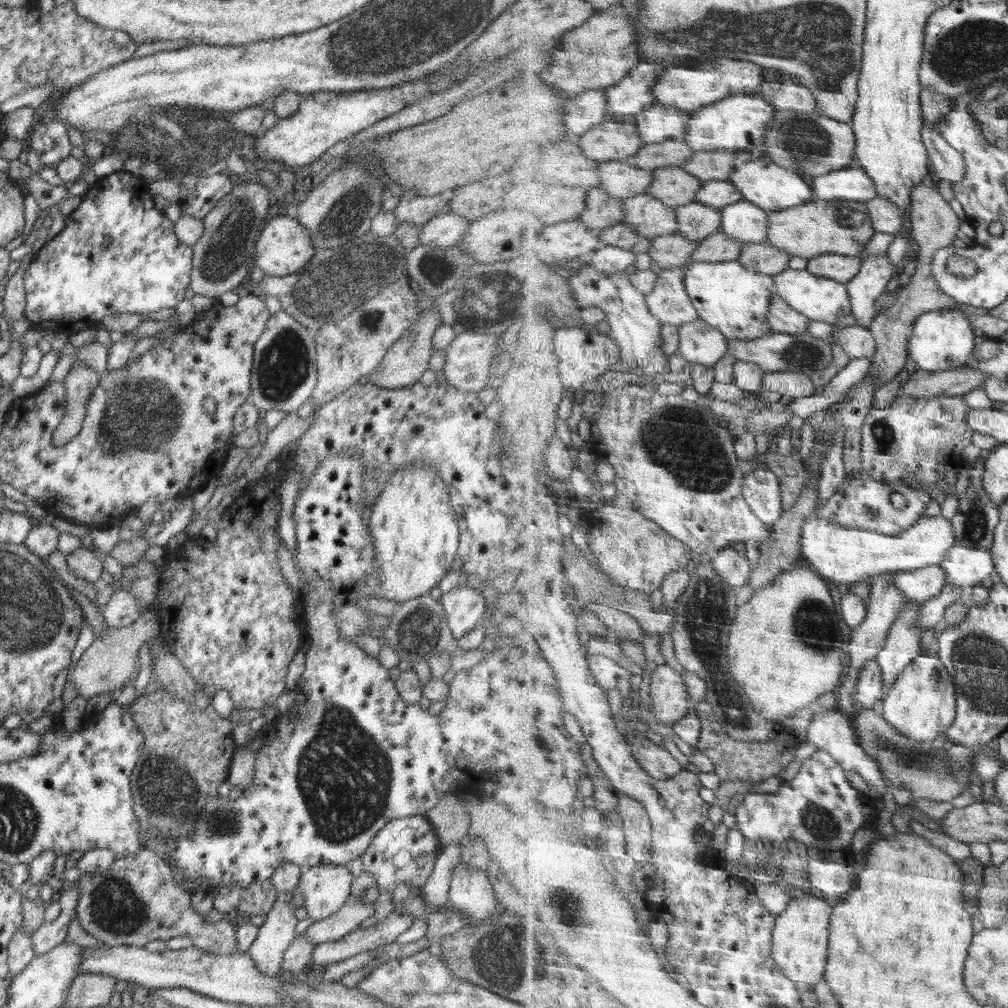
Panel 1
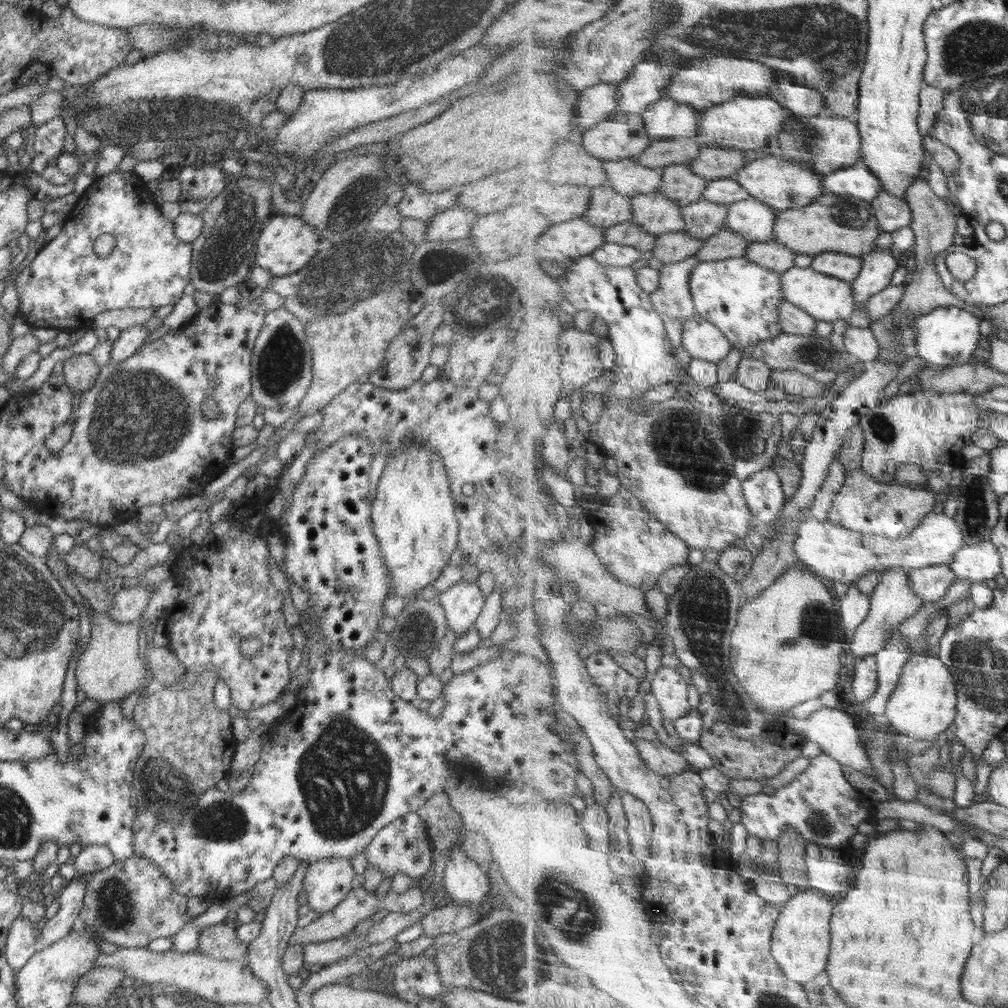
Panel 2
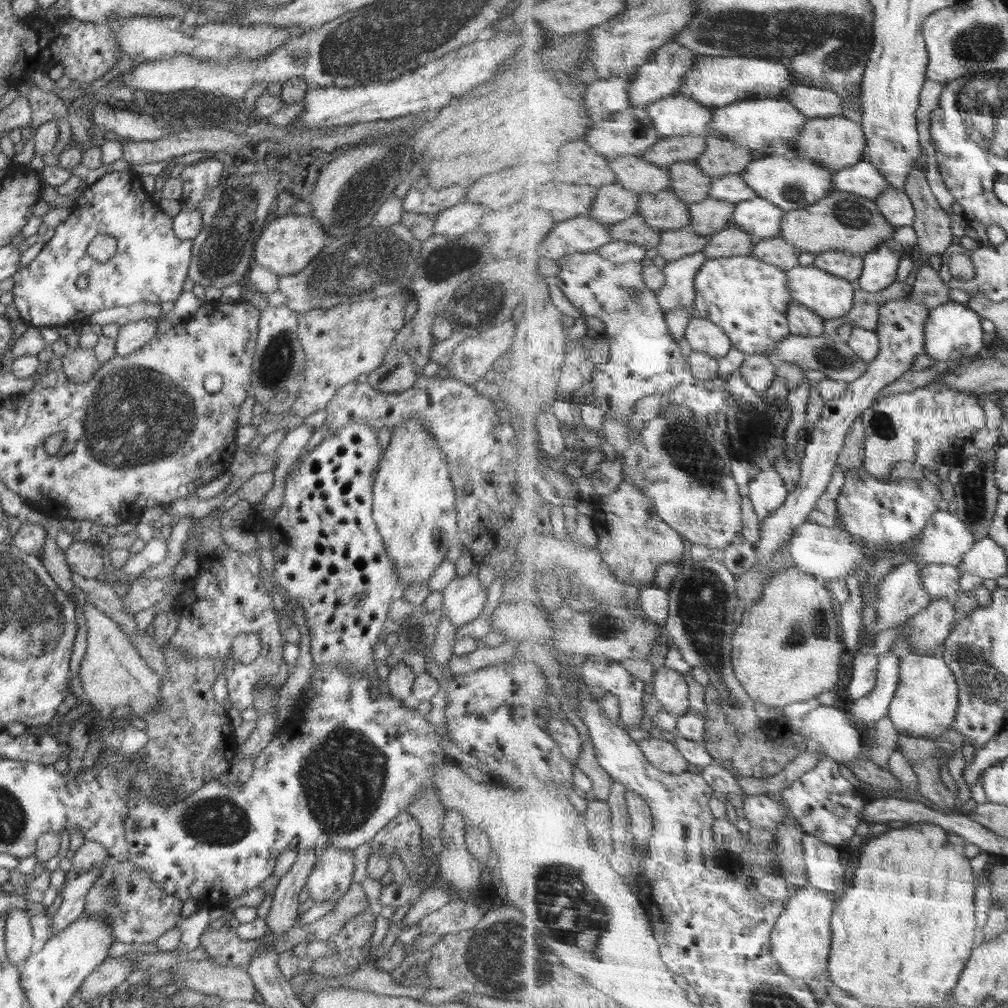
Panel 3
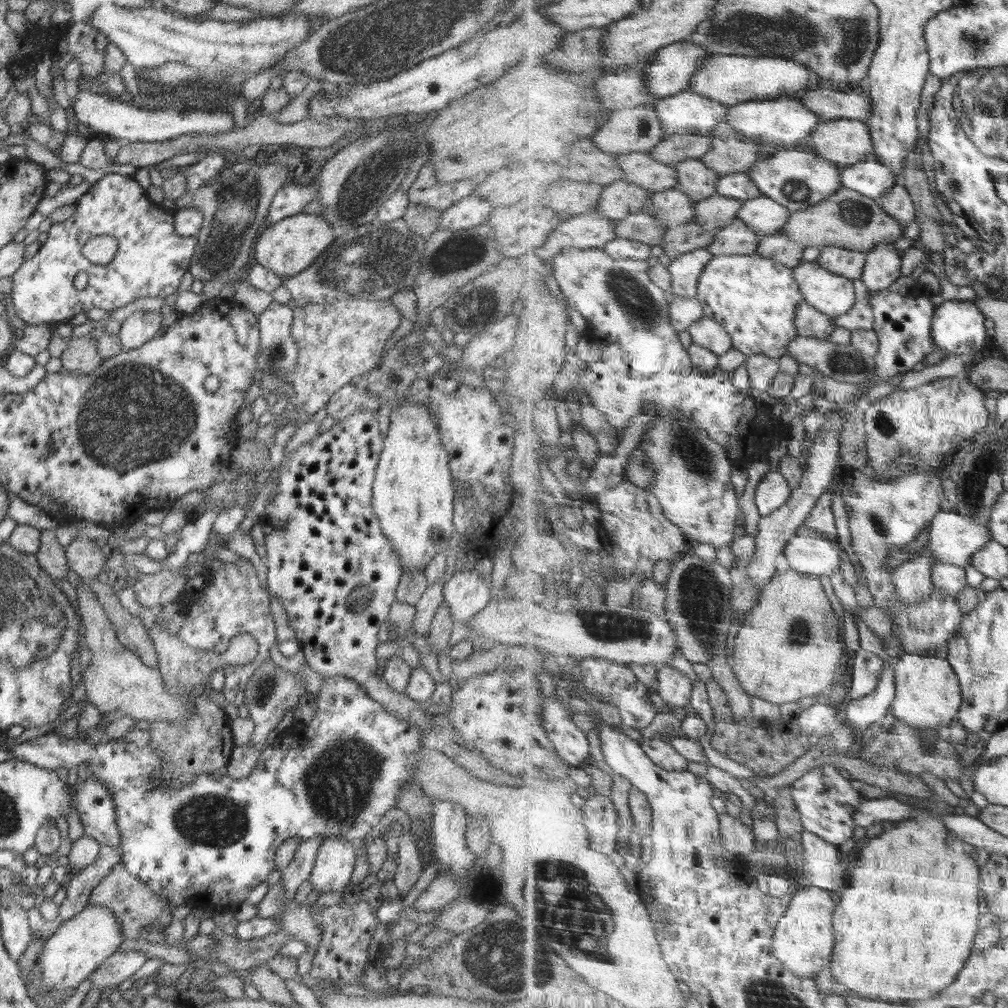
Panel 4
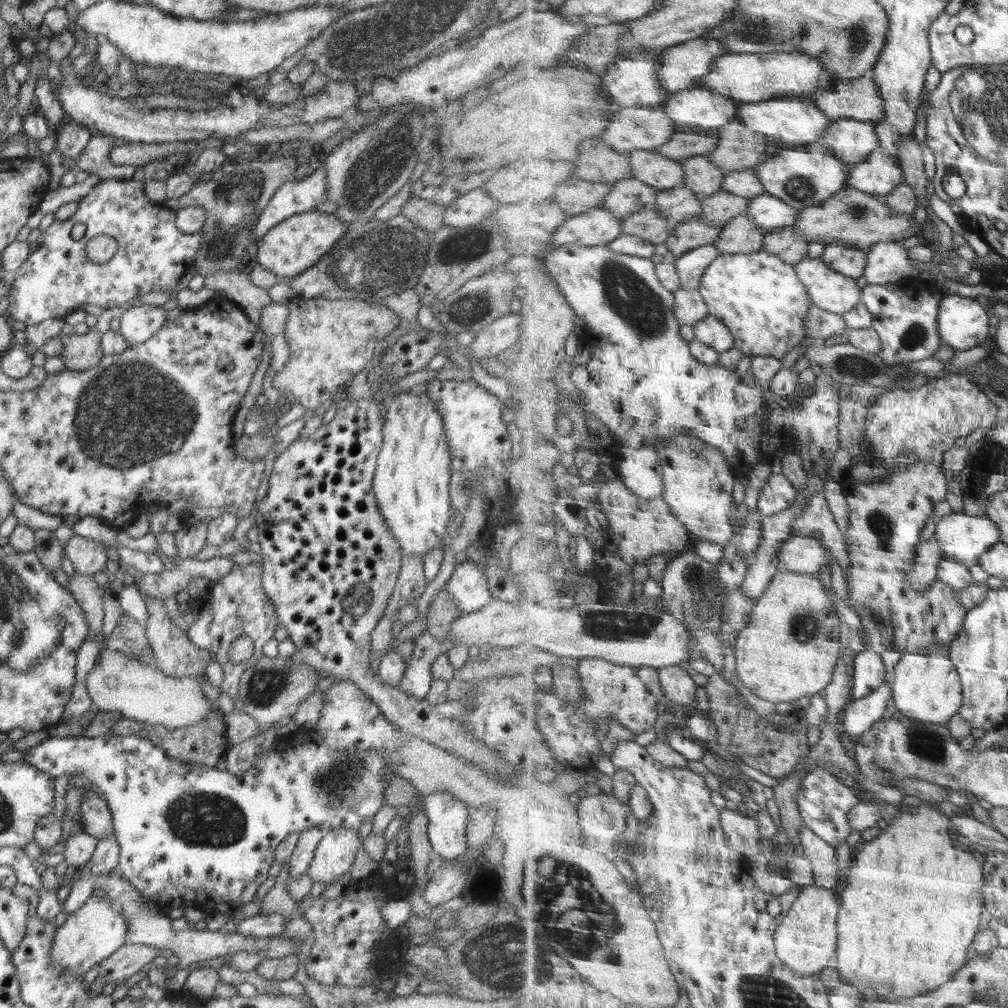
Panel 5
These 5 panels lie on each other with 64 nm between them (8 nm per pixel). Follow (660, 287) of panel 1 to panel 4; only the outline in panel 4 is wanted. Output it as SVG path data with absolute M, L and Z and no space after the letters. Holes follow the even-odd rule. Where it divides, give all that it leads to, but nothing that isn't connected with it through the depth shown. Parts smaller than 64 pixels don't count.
M700 248L673 259L670 263L670 272L674 276L674 285L666 294L669 295L670 303L678 298L696 298L699 293L699 282L704 269L712 262L716 254L710 252L710 248Z

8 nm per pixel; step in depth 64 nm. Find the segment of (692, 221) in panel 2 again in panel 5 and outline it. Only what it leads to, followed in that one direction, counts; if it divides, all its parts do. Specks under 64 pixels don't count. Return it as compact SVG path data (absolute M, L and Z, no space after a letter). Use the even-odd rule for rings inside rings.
M725 190L714 194L713 197L706 197L701 200L702 216L710 226L723 228L730 224L734 218L745 214L749 210L751 200L743 197L738 196L738 194L730 194Z

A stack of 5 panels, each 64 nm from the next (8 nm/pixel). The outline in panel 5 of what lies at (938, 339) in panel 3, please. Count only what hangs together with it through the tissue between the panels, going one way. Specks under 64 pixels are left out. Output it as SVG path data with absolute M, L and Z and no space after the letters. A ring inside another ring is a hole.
M946 296L941 304L941 332L954 351L977 348L990 334L990 310L981 298Z

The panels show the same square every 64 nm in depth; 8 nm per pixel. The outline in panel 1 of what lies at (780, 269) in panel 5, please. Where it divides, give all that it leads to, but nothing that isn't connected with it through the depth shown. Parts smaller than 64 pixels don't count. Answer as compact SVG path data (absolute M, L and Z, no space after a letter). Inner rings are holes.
M740 260L730 262L690 262L686 267L686 288L702 319L717 326L728 338L752 340L774 334L770 324L770 312L773 308L774 294L777 294L775 276L758 274Z

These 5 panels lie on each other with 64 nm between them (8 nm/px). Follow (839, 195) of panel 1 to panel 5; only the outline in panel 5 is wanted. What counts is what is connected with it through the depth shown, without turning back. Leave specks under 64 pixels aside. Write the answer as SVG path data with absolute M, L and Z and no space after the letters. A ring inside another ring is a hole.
M880 148L866 162L853 165L849 185L866 194L885 197L892 194L905 180L901 158L894 158Z

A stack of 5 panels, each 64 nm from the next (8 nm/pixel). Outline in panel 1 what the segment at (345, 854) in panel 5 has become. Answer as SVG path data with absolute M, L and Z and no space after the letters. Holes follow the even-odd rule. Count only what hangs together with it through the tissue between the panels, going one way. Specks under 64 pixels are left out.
M318 864L318 866L303 869L297 890L304 897L303 907L308 913L307 918L311 918L313 922L318 922L318 920L324 920L324 918L336 914L348 900L353 880L354 876L346 864Z

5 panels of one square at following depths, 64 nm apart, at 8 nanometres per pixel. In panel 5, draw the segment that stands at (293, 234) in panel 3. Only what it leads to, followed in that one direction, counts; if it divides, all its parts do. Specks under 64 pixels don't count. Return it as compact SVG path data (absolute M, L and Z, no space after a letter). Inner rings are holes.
M318 211L294 214L293 217L280 221L270 228L262 239L256 241L258 249L254 263L260 263L278 277L285 279L308 270L320 261L348 229L346 222L340 222L334 214L325 214Z

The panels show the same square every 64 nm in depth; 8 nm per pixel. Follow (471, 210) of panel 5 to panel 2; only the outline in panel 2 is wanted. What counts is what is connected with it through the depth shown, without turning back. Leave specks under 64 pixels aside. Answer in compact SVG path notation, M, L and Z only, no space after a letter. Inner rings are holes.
M460 206L440 212L428 222L425 241L452 242L452 240L462 240L470 236L472 225L477 218L478 216Z

